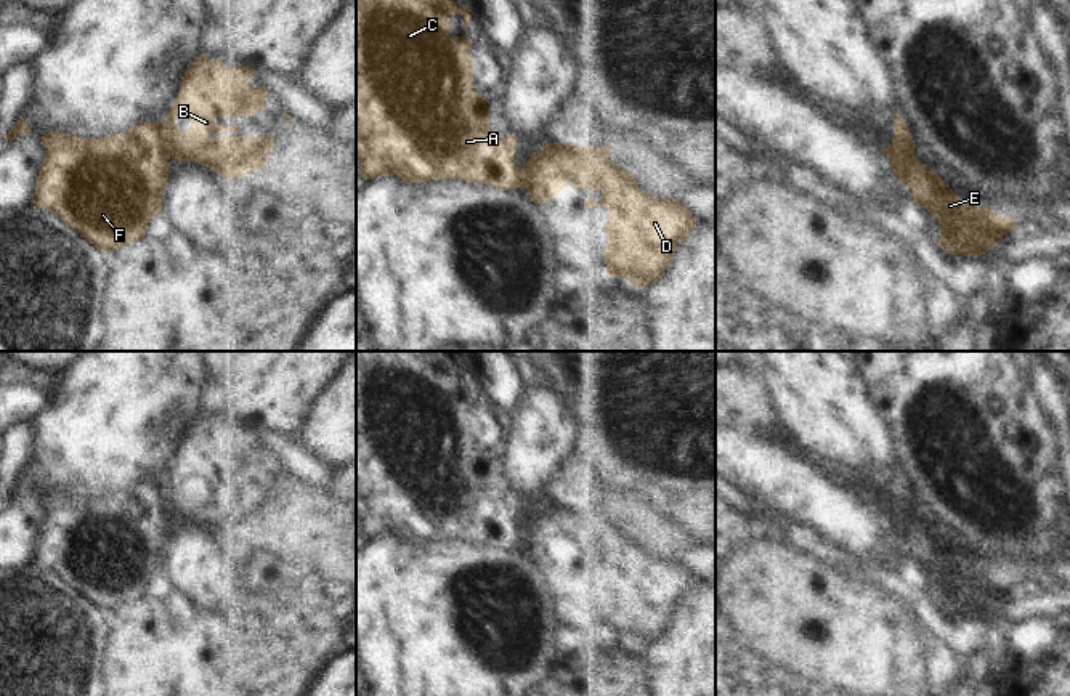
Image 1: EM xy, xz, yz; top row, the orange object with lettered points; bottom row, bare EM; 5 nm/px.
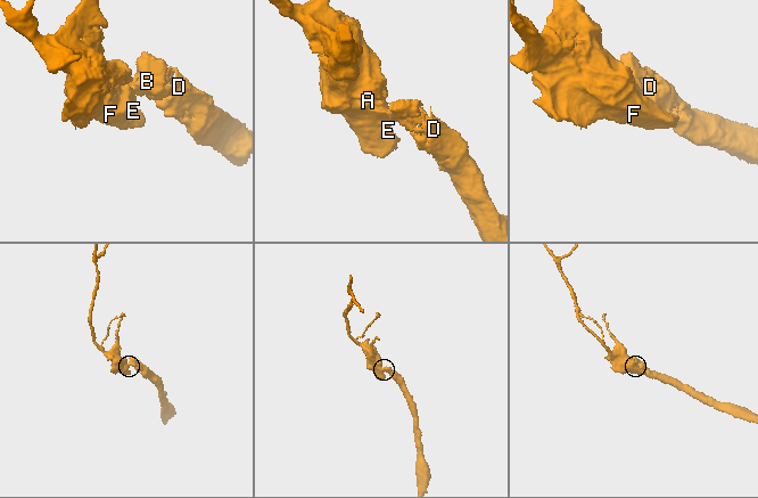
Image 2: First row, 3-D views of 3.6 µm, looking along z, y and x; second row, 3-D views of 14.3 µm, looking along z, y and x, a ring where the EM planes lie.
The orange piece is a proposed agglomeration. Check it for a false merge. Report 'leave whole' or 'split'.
split

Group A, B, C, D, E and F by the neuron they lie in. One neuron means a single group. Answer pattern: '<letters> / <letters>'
A C E F / B D

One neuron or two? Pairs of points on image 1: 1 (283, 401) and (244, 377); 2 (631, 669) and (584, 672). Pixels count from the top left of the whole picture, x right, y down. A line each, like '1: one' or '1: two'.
1: one
2: one

